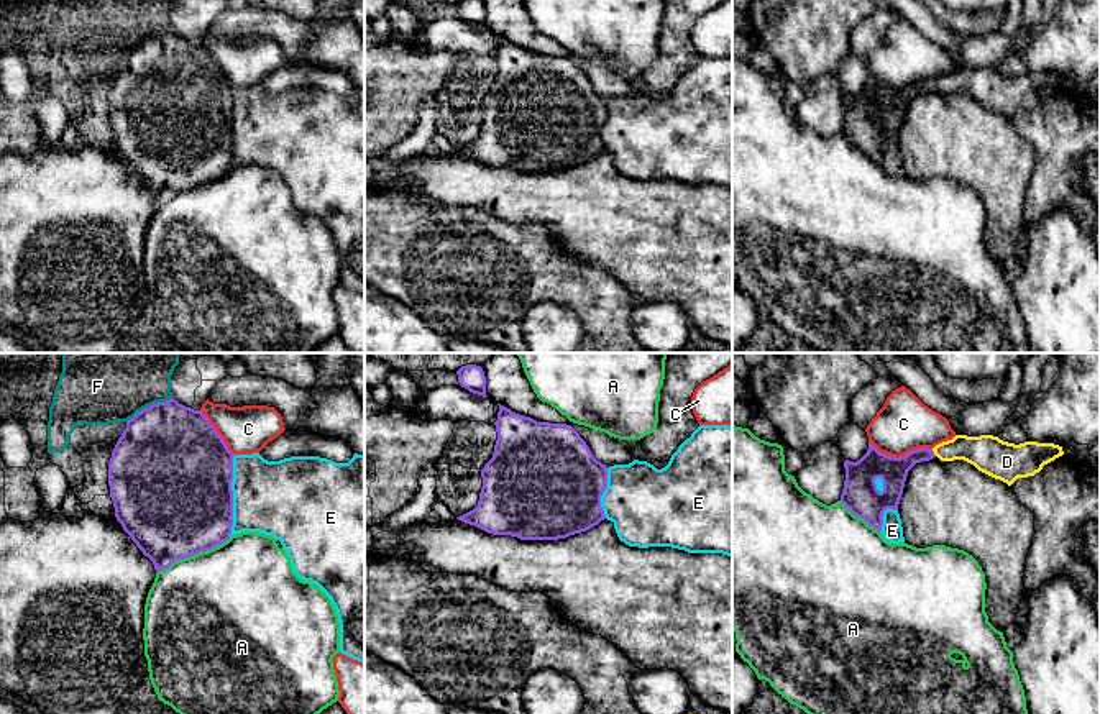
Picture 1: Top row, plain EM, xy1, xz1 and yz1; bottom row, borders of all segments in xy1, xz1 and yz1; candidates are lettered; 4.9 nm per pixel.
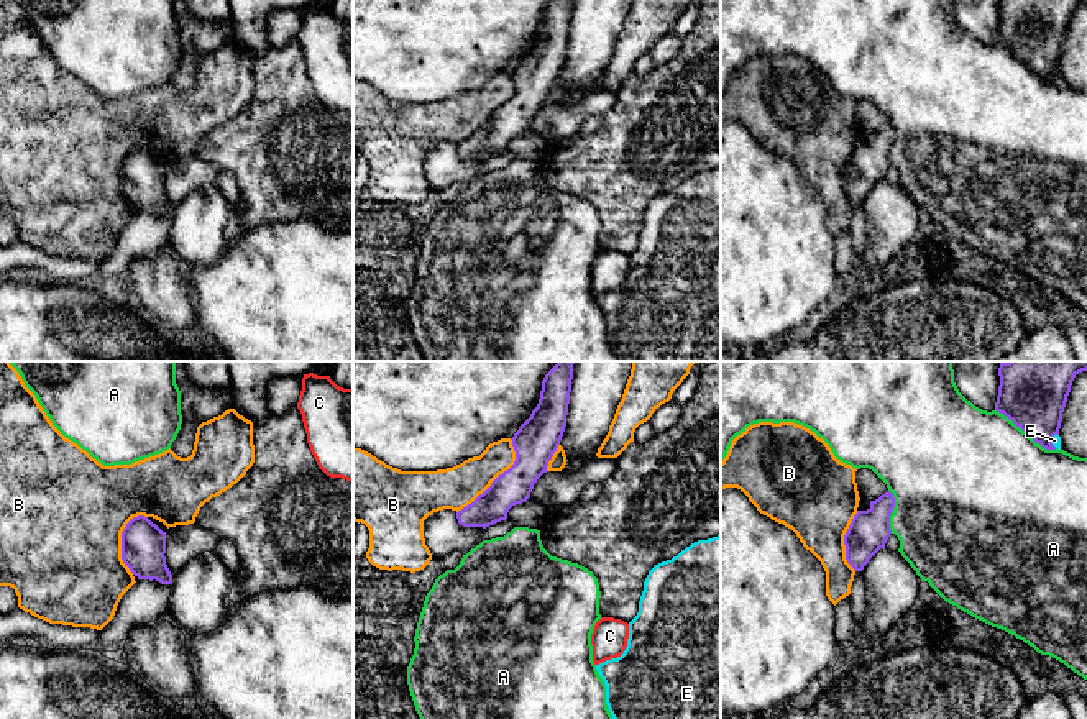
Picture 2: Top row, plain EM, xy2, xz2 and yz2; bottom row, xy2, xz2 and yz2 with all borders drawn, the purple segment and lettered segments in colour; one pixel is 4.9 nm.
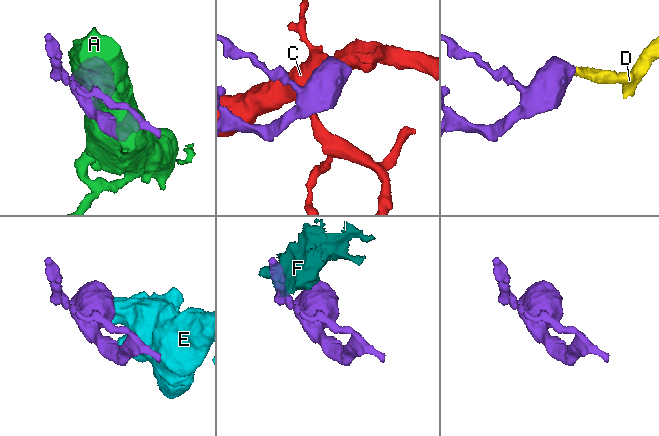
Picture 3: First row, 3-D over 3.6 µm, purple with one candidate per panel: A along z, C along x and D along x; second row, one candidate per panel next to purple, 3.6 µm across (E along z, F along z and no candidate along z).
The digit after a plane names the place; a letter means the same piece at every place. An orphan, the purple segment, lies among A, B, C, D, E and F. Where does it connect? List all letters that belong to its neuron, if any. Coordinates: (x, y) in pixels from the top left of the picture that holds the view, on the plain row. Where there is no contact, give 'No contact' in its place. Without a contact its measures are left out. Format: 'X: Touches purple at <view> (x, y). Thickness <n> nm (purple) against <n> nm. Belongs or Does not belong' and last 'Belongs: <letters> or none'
A: Touches purple at xy1 (194, 186). Thickness 500 nm (purple) against 500 nm. Does not belong
B: Touches purple at xz2 (496, 110). Thickness 200 nm (purple) against 200 nm. Does not belong
C: Touches purple at yz1 (900, 89). Thickness 160 nm (purple) against 280 nm. Does not belong
D: Touches purple at yz1 (933, 84). Thickness 140 nm (purple) against 170 nm. Belongs
E: Touches purple at xy1 (232, 128). Thickness 500 nm (purple) against 380 nm. Does not belong
F: Touches purple at xy1 (150, 38). Thickness 480 nm (purple) against 280 nm. Does not belong
Belongs: D

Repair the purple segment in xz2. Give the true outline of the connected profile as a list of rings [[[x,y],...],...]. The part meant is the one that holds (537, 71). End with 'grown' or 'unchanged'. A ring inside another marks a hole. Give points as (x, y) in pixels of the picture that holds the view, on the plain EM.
[[[552,0],[537,39],[514,66],[514,97],[499,107],[471,136],[456,144],[463,159],[489,159],[506,153],[512,138],[530,130],[537,112],[547,105],[566,59],[573,0]]]; unchanged

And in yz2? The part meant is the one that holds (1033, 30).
[[[998,0],[995,43],[1008,49],[1046,82],[1059,67],[1074,10],[1087,0]]]; unchanged

